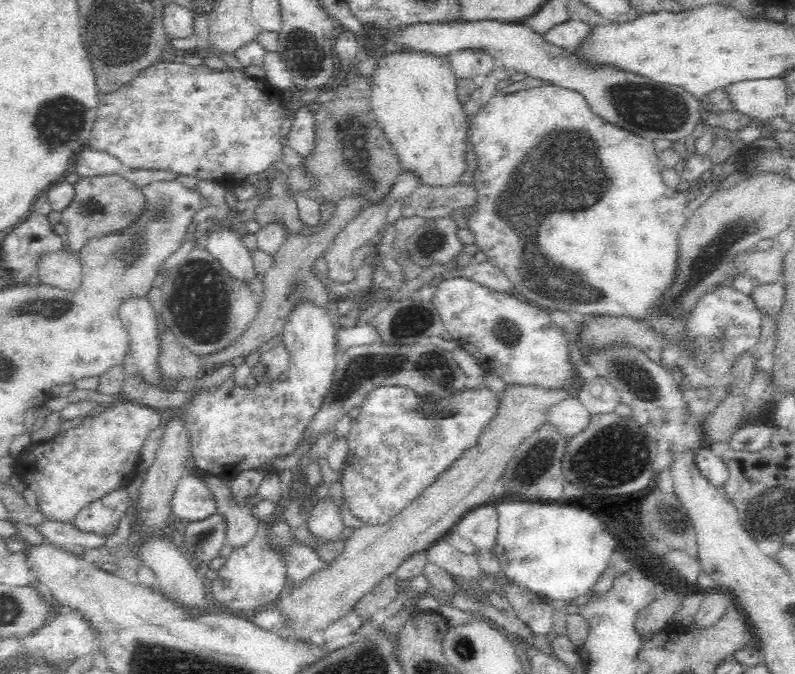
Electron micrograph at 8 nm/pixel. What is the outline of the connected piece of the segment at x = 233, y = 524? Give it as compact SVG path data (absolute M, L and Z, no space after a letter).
M191 465L188 468L189 472L198 476L204 475L205 480L209 481L213 491L217 493L218 512L227 518L227 542L234 549L246 546L254 538L257 531L257 522L250 513L250 506L238 507L238 505L232 505L228 486L222 485L218 477L205 474Z

